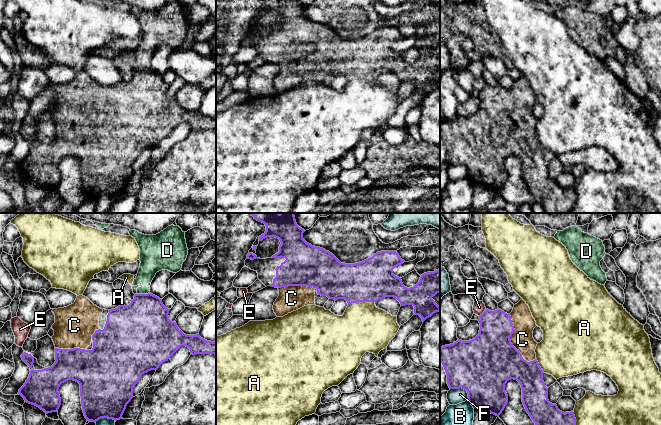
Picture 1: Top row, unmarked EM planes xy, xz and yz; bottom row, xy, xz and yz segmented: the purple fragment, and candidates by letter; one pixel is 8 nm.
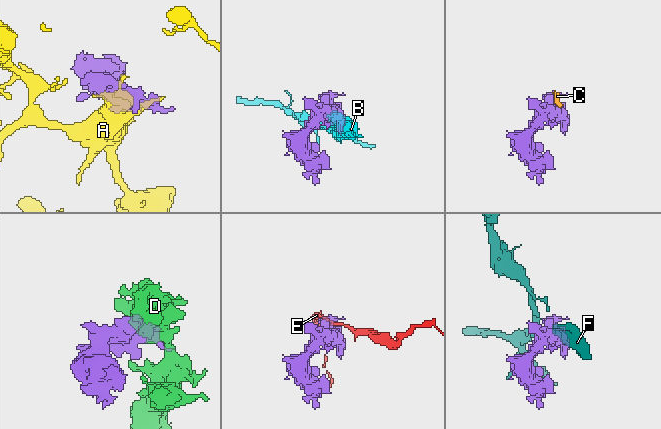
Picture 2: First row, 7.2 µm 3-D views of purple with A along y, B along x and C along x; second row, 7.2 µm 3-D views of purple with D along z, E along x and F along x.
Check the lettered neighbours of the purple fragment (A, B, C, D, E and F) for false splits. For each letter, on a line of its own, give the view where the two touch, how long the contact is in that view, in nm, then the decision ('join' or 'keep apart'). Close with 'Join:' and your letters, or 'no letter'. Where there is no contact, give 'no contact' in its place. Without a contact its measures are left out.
A: xz | 220 nm | keep apart
B: xy | 170 nm | keep apart
C: yz | 420 nm | join
D: xy | 110 nm | keep apart
E: yz | 90 nm | keep apart
F: yz | 180 nm | keep apart
Join: C

